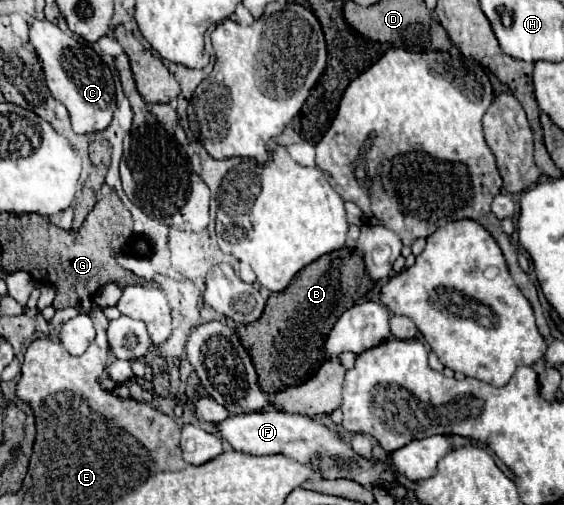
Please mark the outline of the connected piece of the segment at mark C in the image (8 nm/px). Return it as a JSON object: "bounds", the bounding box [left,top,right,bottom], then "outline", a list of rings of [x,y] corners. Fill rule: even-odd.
{"bounds":[29,18,115,134],"outline":[[[37,18],[29,24],[29,42],[37,52],[49,92],[69,112],[73,132],[89,134],[105,130],[115,110],[115,82],[109,66],[91,48],[91,44],[79,40],[73,34],[63,32],[57,24],[49,20],[37,20]]]}

